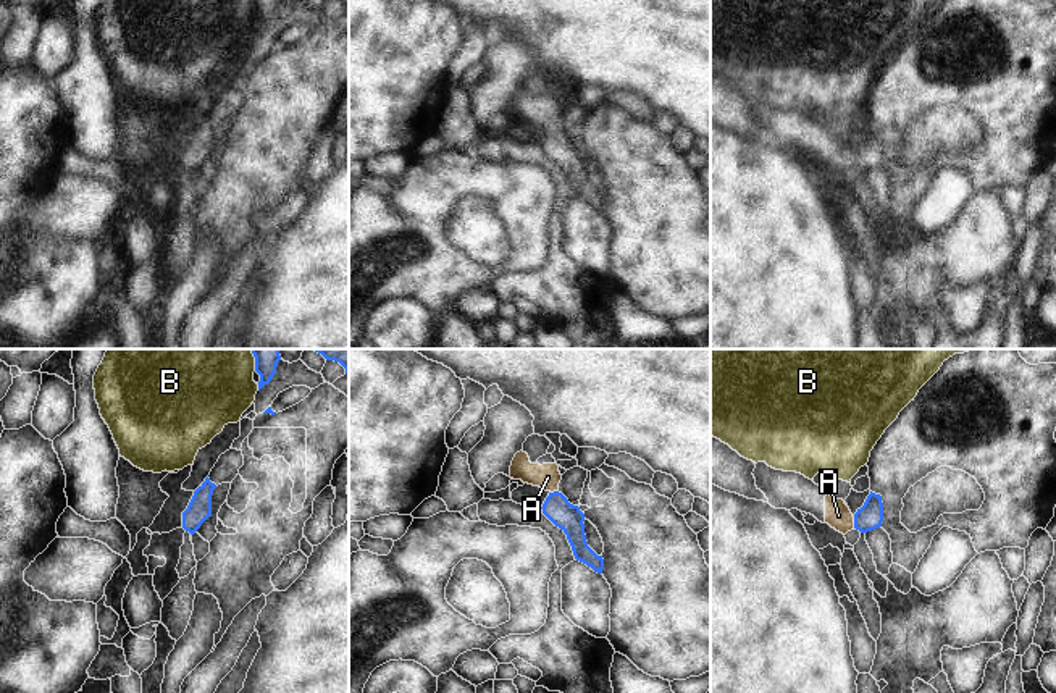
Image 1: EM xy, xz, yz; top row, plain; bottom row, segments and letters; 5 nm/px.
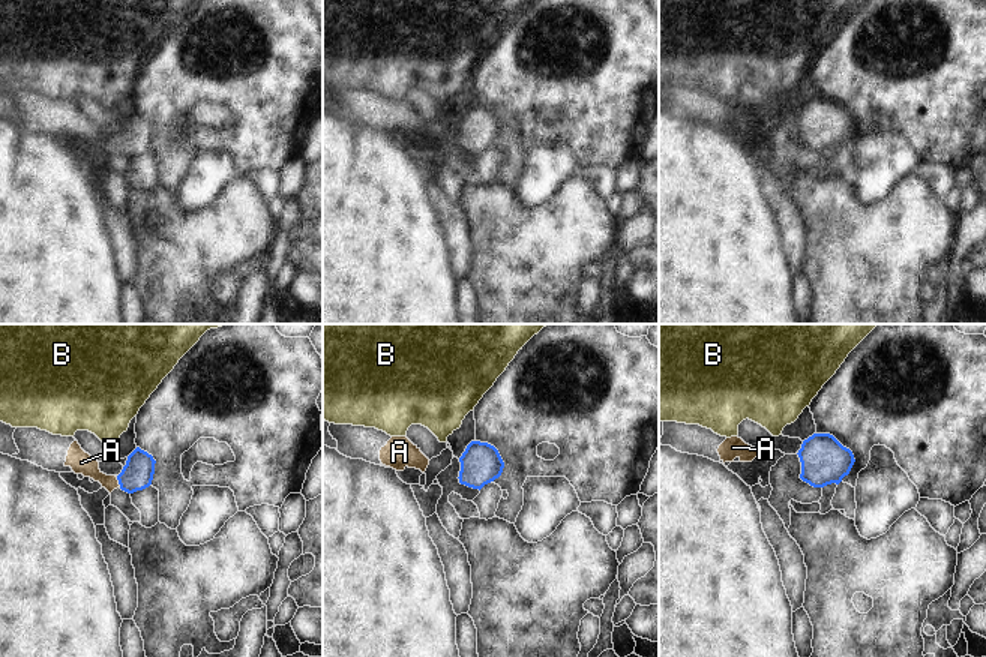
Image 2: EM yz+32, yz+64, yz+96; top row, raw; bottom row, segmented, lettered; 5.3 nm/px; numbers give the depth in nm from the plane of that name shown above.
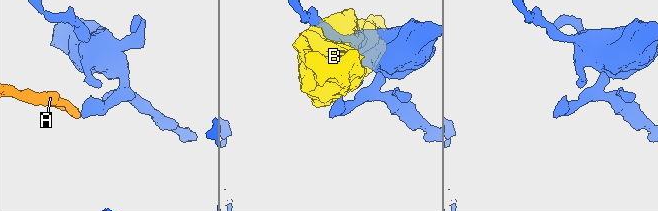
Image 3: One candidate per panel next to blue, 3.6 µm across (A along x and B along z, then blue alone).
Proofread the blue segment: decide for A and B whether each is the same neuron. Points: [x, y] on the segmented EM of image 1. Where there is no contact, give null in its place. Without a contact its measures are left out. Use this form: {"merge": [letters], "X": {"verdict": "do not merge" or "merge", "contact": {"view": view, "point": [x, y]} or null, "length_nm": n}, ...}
{"merge": ["A"], "A": {"verdict": "merge", "contact": {"view": "yz", "point": [854, 522]}, "length_nm": 60}, "B": {"verdict": "do not merge", "contact": {"view": "xy", "point": [259, 388]}, "length_nm": 30}}

